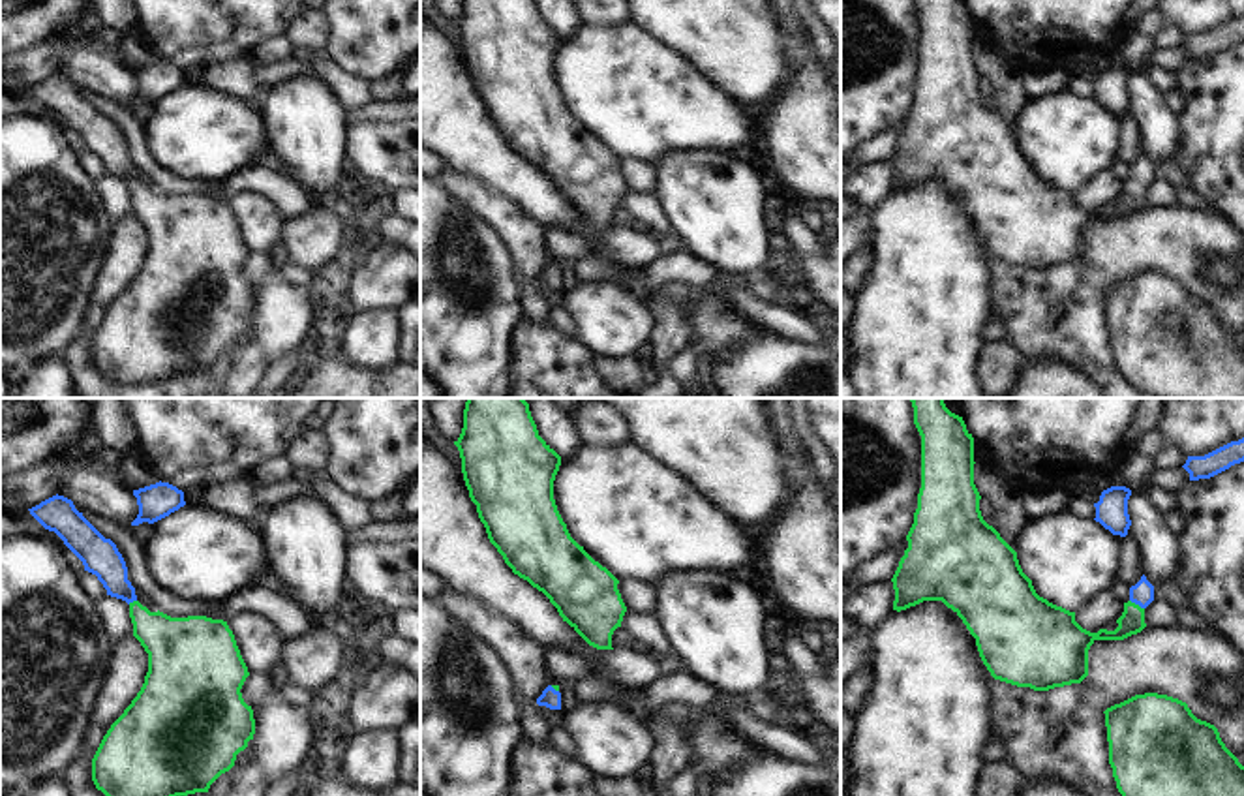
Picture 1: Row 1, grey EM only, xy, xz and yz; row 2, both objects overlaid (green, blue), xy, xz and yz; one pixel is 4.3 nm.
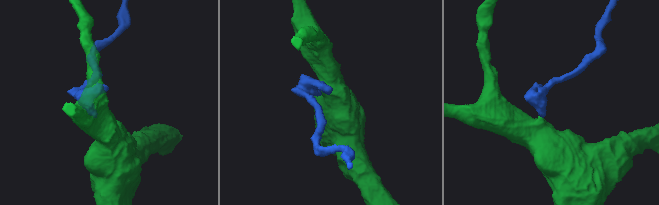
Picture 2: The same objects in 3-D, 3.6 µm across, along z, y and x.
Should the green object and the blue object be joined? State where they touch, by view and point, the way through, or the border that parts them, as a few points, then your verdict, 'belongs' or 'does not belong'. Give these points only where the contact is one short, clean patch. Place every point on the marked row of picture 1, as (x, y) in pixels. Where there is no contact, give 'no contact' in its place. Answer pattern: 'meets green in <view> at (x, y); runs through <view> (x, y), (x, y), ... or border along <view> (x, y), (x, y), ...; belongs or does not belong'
meets green in yz at (1137, 605); runs through yz (1132, 620), (1137, 605), (1141, 594); belongs

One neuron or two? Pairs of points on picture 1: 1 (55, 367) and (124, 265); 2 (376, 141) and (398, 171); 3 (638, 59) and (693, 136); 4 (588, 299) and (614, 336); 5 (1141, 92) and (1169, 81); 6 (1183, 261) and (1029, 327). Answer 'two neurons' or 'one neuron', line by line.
1: two neurons
2: one neuron
3: one neuron
4: one neuron
5: two neurons
6: one neuron

